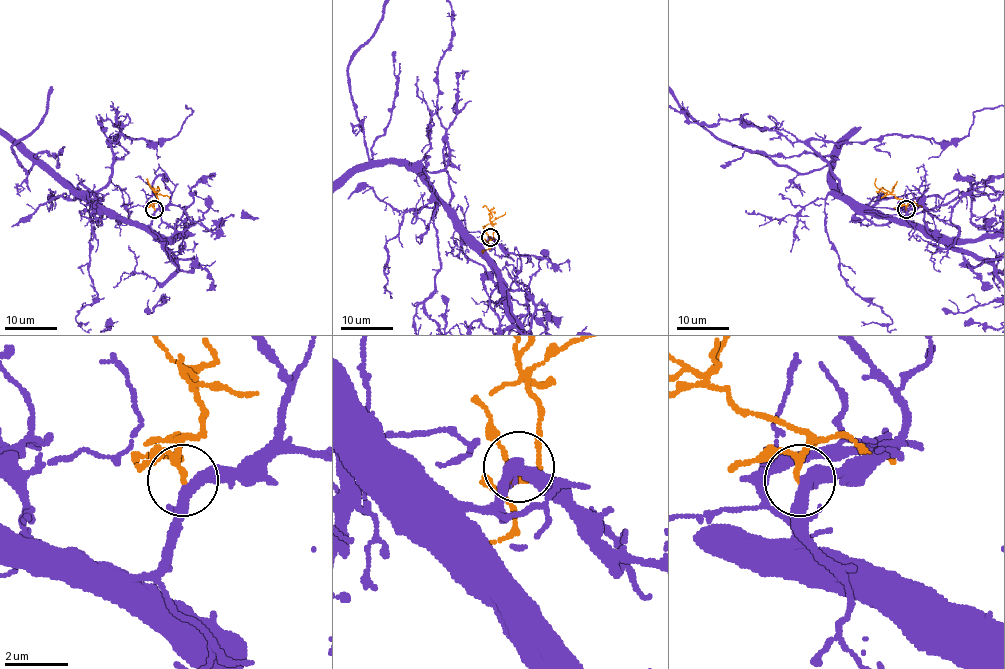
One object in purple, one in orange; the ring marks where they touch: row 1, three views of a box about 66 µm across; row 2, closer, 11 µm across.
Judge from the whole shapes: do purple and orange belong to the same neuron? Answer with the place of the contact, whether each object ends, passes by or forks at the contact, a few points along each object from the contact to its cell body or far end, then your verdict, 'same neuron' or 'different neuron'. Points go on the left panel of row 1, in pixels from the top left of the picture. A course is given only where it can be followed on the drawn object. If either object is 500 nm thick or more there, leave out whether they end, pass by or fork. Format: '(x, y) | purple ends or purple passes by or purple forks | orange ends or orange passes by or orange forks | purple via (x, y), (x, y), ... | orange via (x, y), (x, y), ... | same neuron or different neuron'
(154, 209) | purple forks | orange passes by | orange via (154, 210), (157, 199), (146, 179) | same neuron

